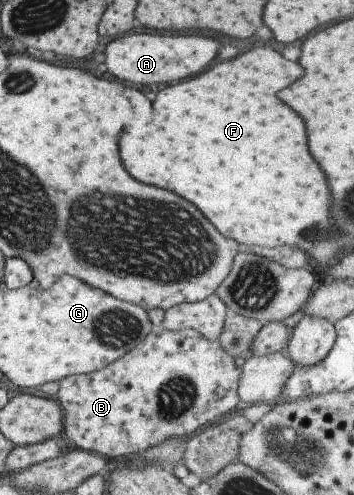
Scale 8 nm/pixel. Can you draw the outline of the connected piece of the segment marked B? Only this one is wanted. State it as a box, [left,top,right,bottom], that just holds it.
[58,325,241,462]

